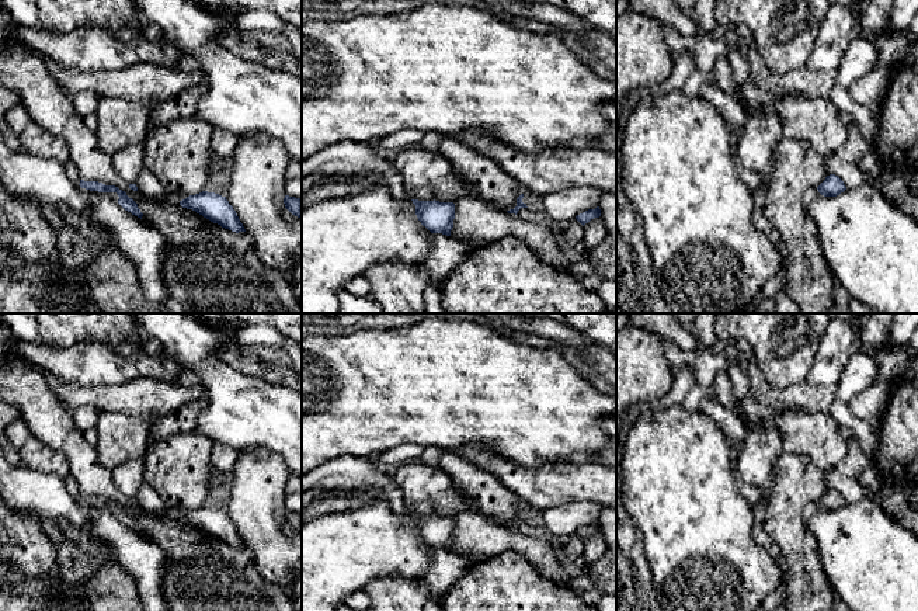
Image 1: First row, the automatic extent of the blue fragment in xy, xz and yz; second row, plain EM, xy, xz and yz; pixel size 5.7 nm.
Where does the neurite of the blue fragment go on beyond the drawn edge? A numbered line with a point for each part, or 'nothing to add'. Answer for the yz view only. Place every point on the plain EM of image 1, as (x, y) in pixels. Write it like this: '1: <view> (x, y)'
1: yz (810, 510)

